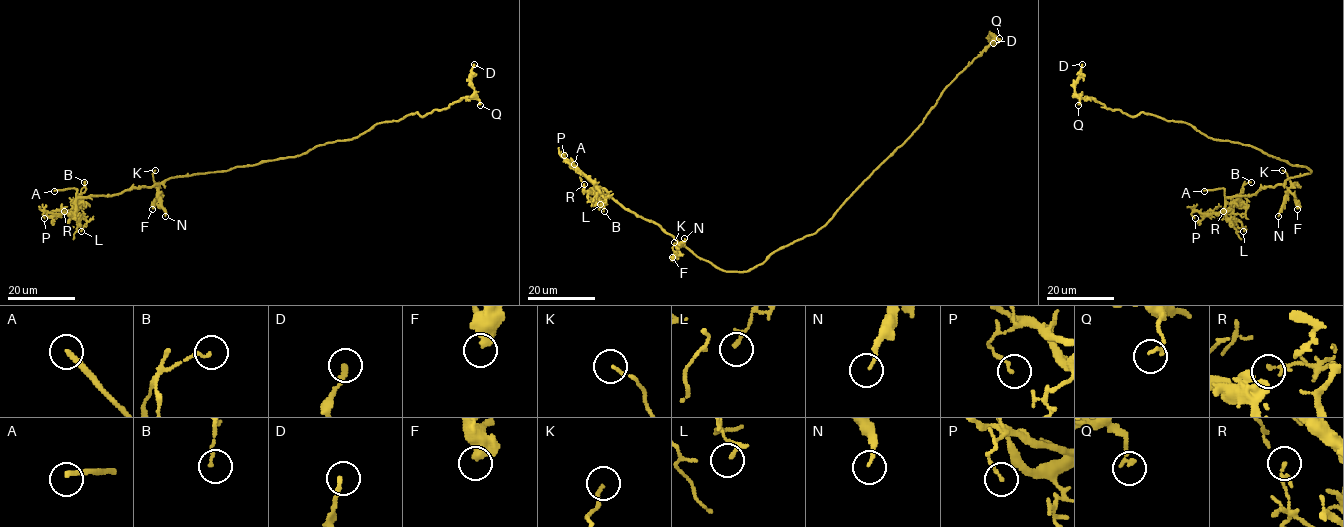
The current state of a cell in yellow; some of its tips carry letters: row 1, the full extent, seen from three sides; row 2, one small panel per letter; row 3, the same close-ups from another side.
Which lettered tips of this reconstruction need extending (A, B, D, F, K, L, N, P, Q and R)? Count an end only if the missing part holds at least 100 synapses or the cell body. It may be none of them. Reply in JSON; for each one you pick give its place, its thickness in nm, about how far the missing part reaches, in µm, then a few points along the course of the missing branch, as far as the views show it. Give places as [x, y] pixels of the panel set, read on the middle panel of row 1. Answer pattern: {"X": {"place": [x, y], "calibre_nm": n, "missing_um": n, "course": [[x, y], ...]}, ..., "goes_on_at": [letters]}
{"A": {"place": [574, 164], "calibre_nm": 240, "missing_um": 50, "course": [[574, 164], [561, 146], [556, 146], [552, 151], [547, 179], [535, 193], [538, 201]]}, "goes_on_at": ["A"]}

